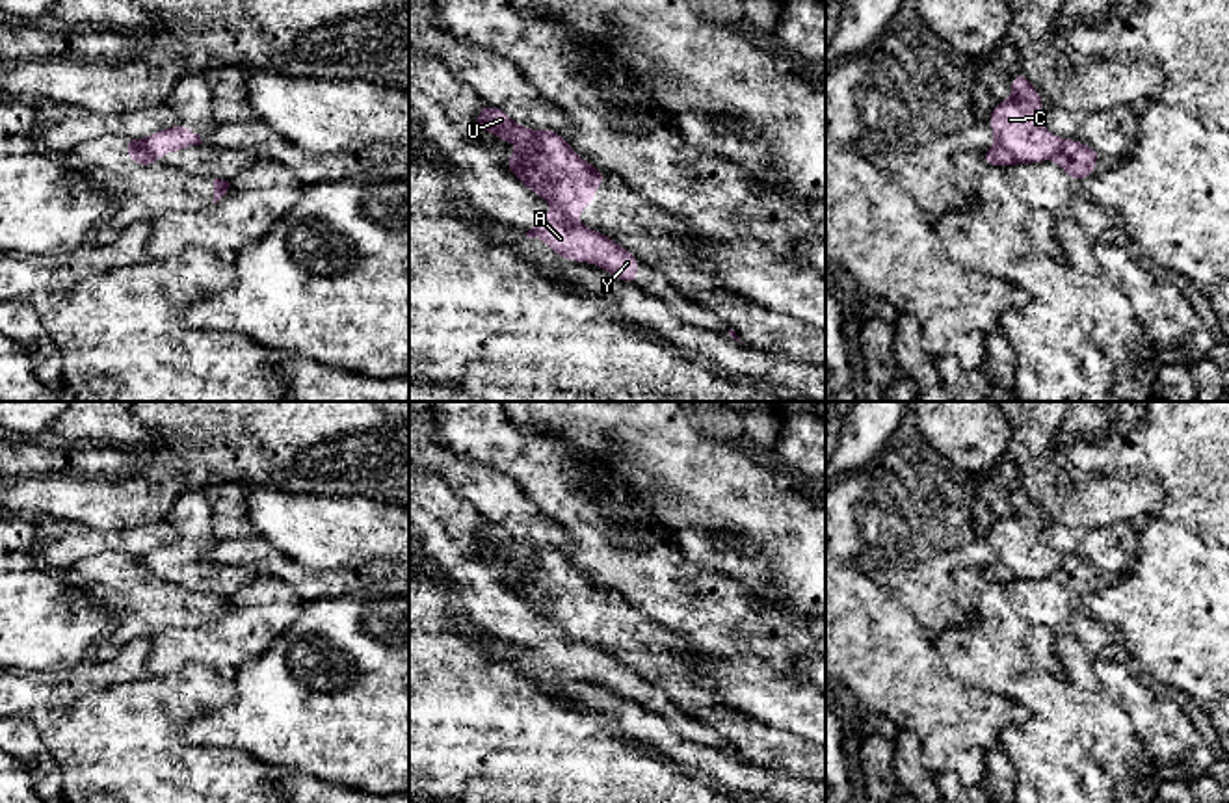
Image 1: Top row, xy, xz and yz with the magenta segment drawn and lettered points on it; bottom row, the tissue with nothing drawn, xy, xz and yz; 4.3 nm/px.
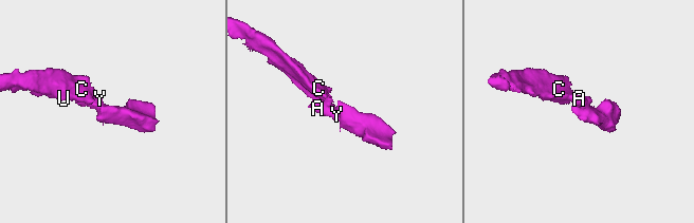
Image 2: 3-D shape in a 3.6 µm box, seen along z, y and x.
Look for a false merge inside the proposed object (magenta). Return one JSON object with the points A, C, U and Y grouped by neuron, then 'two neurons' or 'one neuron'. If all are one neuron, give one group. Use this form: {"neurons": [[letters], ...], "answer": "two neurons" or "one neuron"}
{"neurons": [["A", "Y"], ["C", "U"]], "answer": "two neurons"}

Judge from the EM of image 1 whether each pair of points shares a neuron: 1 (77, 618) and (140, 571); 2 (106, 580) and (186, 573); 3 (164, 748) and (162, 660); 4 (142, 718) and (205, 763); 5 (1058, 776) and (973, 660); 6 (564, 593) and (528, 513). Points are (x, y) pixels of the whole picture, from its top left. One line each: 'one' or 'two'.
1: two
2: two
3: two
4: one
5: one
6: two

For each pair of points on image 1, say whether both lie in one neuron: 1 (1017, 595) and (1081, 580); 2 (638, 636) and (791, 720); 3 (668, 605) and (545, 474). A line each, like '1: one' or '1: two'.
1: one
2: two
3: one

